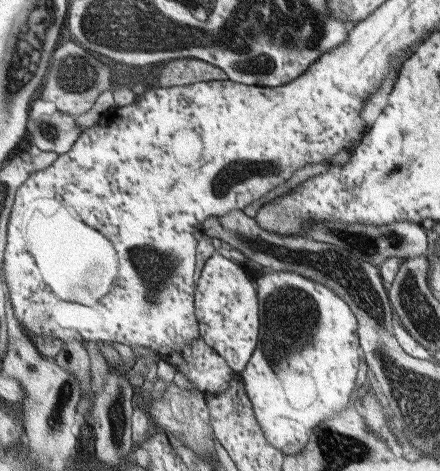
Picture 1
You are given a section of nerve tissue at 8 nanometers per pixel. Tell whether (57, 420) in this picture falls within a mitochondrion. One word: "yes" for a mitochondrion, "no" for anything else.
yes

